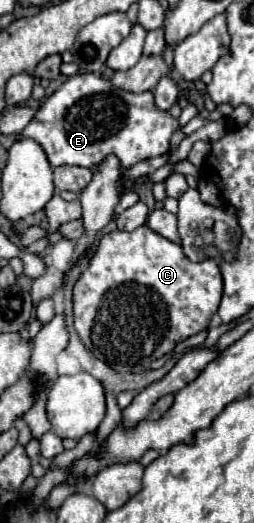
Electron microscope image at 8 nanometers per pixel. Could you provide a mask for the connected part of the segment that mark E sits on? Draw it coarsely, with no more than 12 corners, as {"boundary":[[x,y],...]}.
{"boundary":[[76,74],[20,136],[52,168],[166,154],[176,118],[152,92]]}

